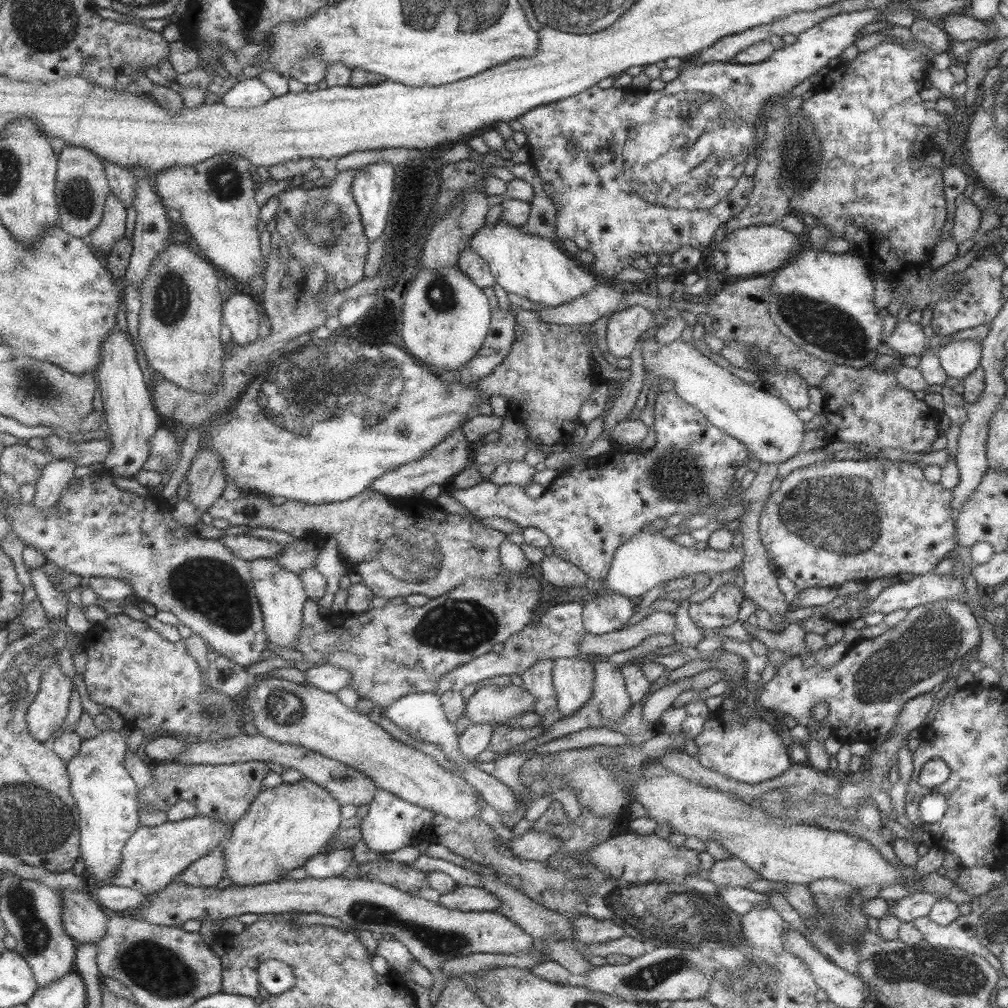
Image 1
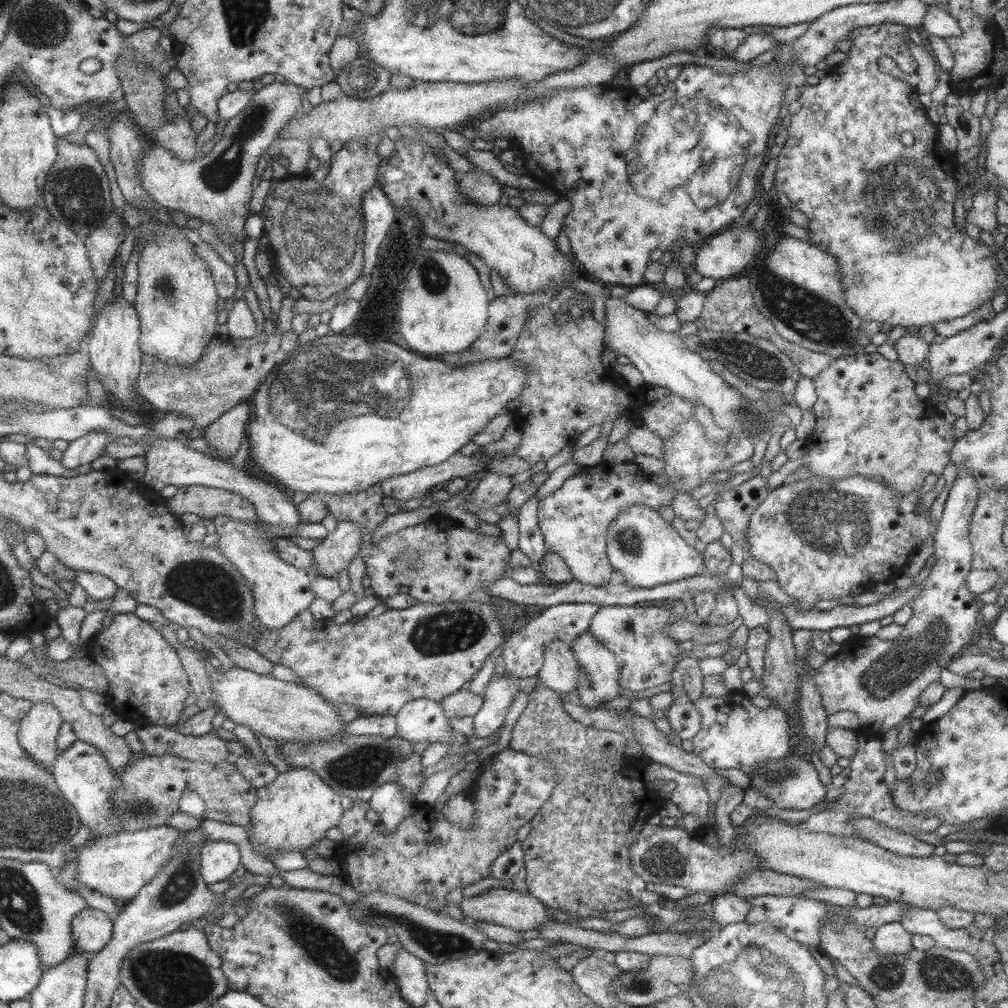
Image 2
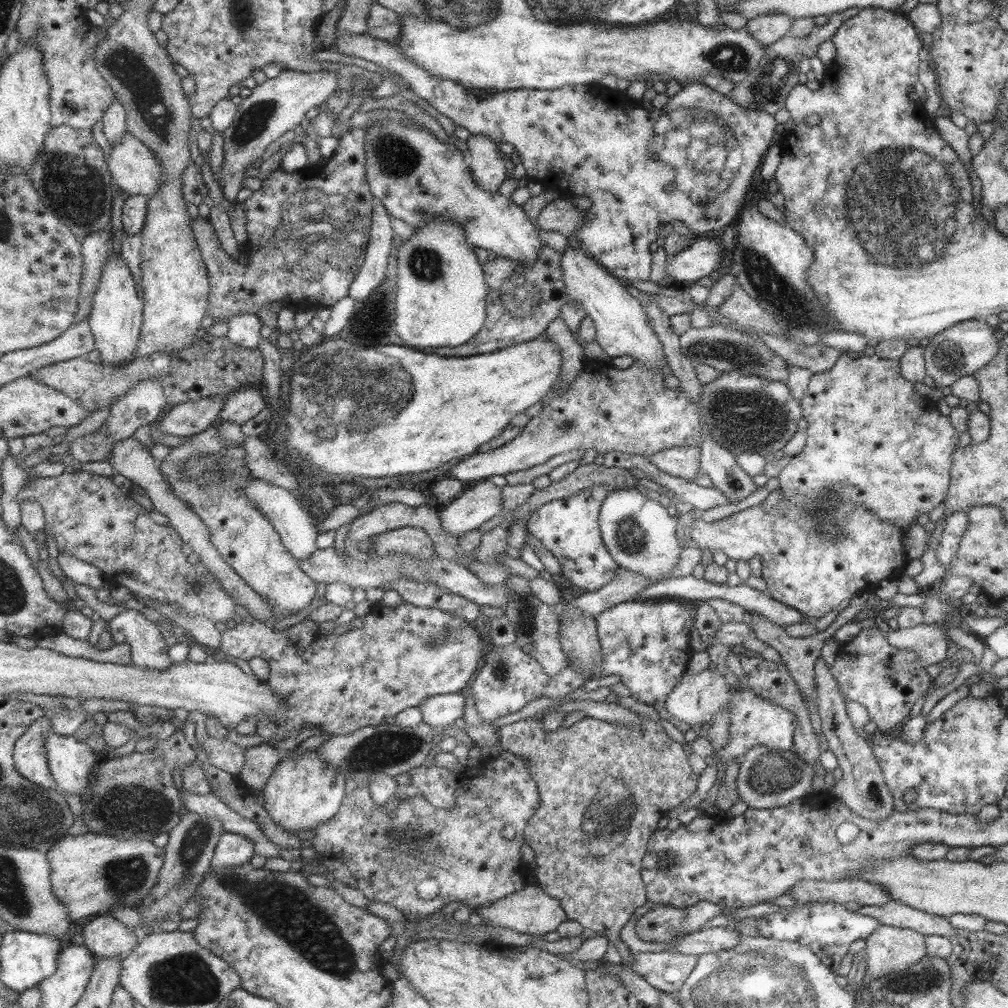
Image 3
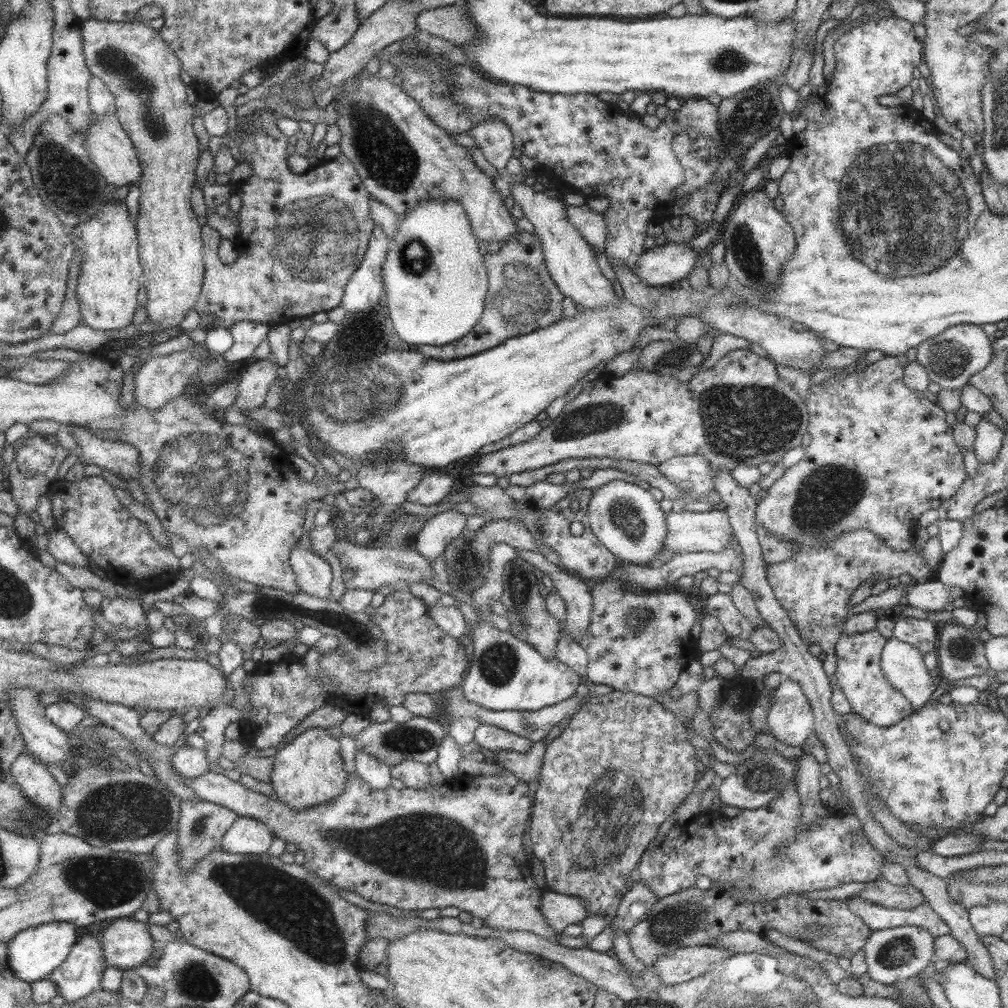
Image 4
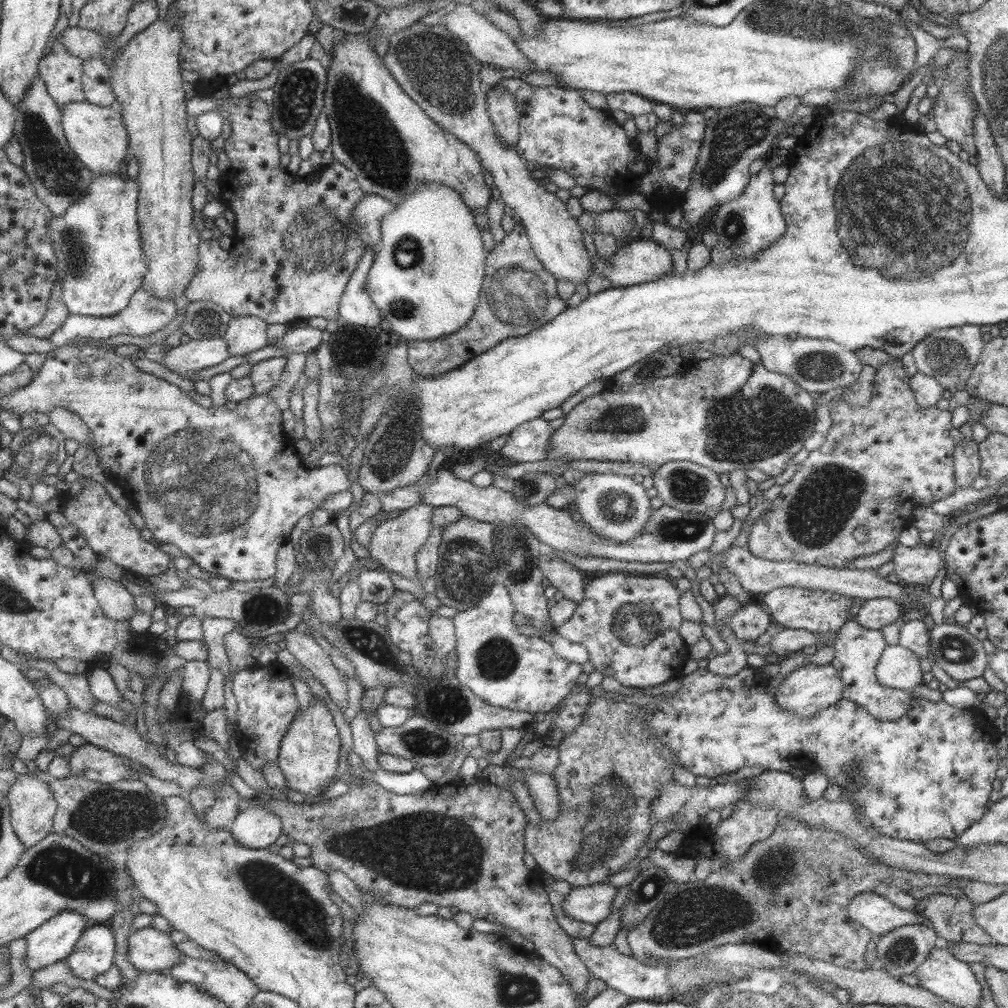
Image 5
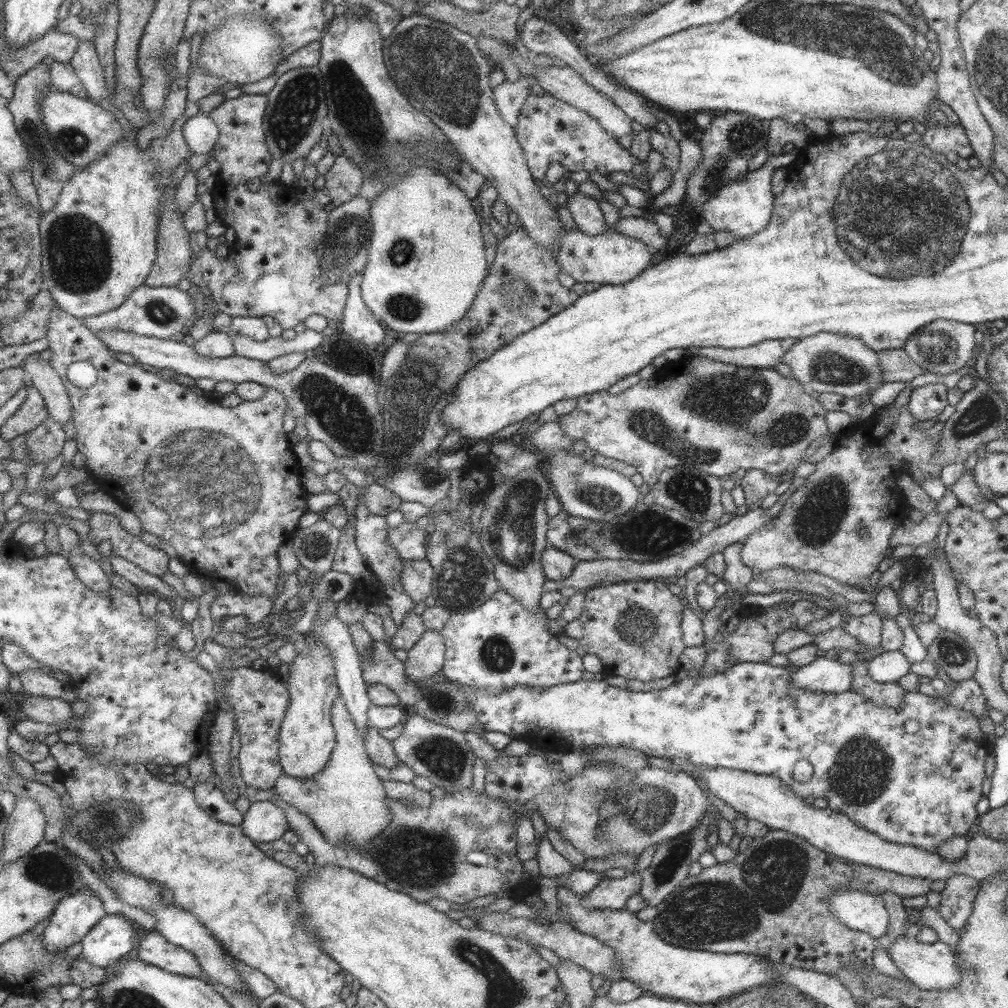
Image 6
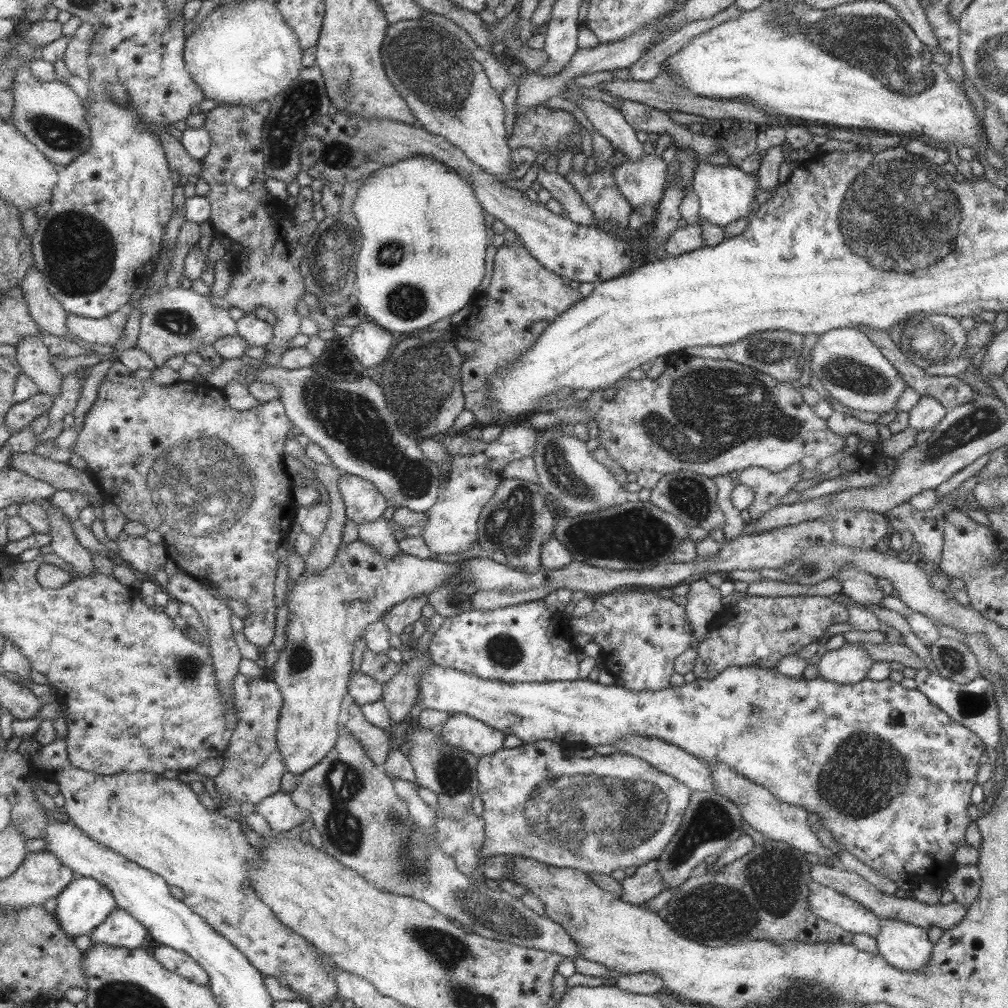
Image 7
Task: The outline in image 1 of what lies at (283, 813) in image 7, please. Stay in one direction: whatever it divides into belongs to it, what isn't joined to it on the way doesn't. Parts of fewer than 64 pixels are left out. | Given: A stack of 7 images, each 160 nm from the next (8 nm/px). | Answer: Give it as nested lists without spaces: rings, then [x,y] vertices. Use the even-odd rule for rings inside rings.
[[[220,846],[211,850],[205,857],[200,857],[183,873],[179,874],[177,882],[191,886],[204,886],[203,888],[214,887],[221,879],[226,871],[226,862],[223,858],[223,850]]]

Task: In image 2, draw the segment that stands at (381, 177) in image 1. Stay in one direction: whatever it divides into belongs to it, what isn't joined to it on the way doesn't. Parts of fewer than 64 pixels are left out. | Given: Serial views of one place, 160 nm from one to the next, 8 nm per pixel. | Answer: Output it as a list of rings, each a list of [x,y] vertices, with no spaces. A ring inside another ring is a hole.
[[[378,183],[372,186],[363,197],[363,214],[366,218],[363,276],[370,278],[378,261],[379,246],[381,246],[395,214],[393,203],[390,202],[382,187],[378,186]]]

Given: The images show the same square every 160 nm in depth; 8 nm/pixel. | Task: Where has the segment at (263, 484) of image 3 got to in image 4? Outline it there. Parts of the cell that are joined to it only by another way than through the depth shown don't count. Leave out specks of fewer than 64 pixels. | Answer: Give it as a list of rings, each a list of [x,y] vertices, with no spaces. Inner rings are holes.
[[[298,543],[290,554],[290,566],[295,574],[298,590],[313,598],[330,598],[332,561],[327,561],[313,550],[307,551]]]

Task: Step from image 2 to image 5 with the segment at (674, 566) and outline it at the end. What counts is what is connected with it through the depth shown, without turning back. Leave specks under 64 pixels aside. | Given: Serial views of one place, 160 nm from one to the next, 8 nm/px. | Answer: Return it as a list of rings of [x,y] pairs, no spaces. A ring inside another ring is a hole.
[[[584,473],[577,484],[573,484],[572,509],[581,523],[599,536],[617,542],[631,540],[652,513],[641,484],[633,482],[631,477],[611,473]]]

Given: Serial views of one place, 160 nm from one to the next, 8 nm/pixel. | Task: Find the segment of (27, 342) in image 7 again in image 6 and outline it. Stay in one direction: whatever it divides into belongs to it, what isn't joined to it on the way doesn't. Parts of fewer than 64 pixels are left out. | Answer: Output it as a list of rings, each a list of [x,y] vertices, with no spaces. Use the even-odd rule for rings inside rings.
[[[35,353],[25,360],[23,368],[29,375],[28,381],[44,397],[50,417],[61,426],[69,422],[69,420],[73,420],[72,400],[63,378],[51,366],[51,362],[43,360],[41,356]]]

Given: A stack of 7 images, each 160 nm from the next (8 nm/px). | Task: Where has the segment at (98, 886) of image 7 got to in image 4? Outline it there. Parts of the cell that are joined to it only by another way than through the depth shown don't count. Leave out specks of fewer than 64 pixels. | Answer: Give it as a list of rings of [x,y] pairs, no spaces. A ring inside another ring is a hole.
[[[50,922],[22,930],[10,943],[7,943],[10,974],[23,982],[32,984],[48,979],[66,962],[79,939],[77,925],[70,922]]]

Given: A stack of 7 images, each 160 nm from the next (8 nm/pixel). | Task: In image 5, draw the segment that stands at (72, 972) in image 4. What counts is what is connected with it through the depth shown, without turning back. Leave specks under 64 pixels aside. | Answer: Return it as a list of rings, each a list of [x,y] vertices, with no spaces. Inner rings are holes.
[[[99,923],[86,929],[66,961],[79,978],[95,980],[114,968],[115,952],[117,940],[110,924]]]

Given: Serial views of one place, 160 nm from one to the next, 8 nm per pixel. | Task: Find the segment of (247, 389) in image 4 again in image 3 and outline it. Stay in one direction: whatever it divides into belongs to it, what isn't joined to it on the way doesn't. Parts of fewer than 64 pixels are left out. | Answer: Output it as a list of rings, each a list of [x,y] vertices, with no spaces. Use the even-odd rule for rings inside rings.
[[[247,386],[229,395],[227,402],[222,405],[218,418],[221,423],[234,423],[241,426],[264,408],[263,396],[255,390],[254,386]]]

